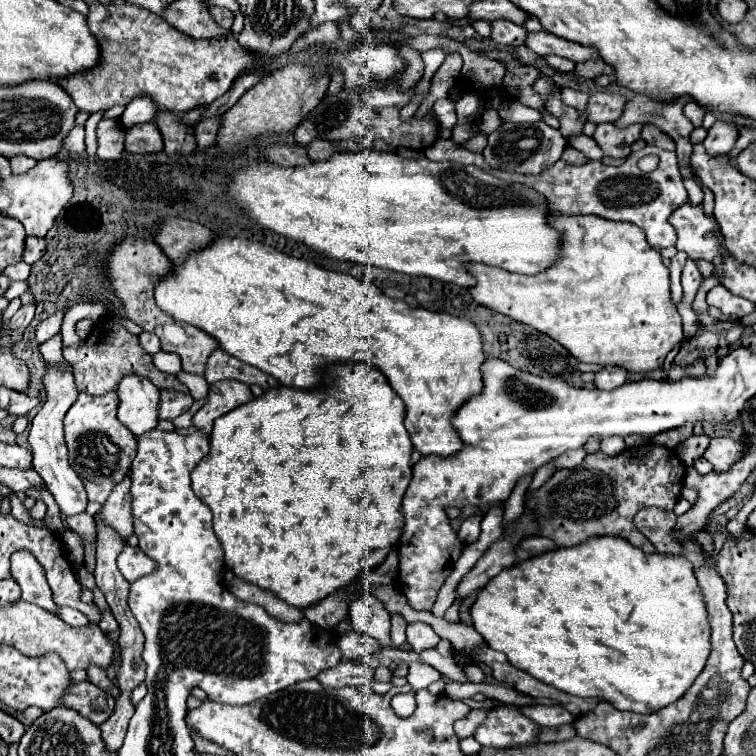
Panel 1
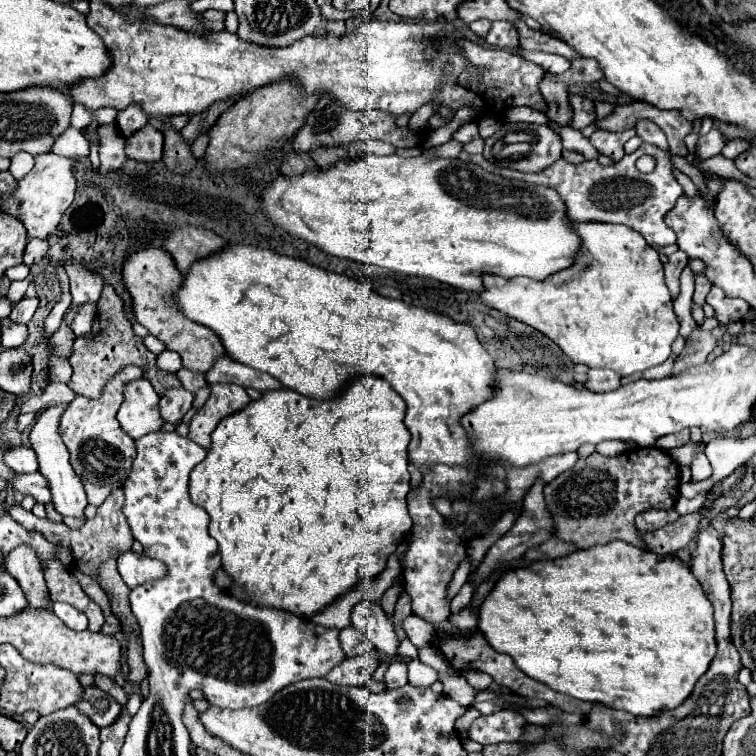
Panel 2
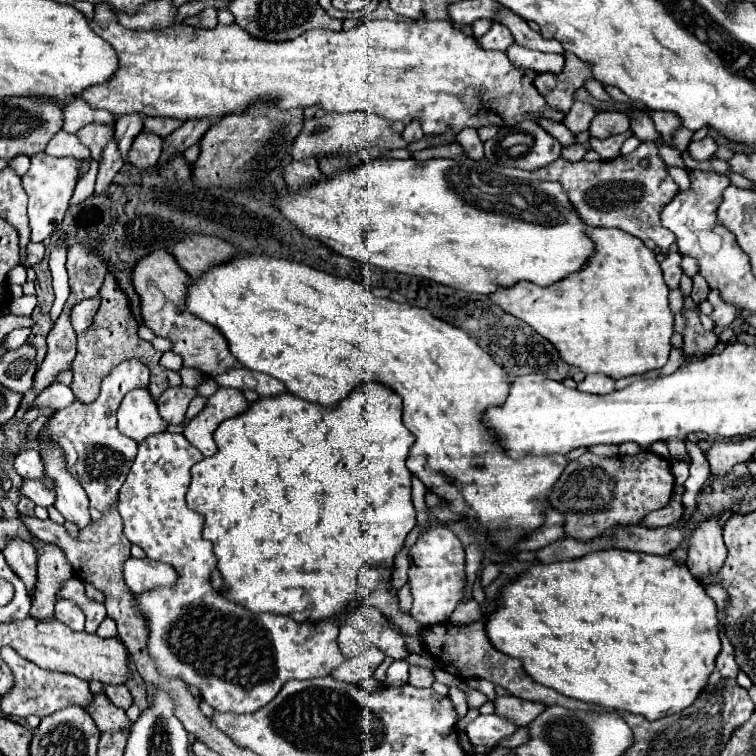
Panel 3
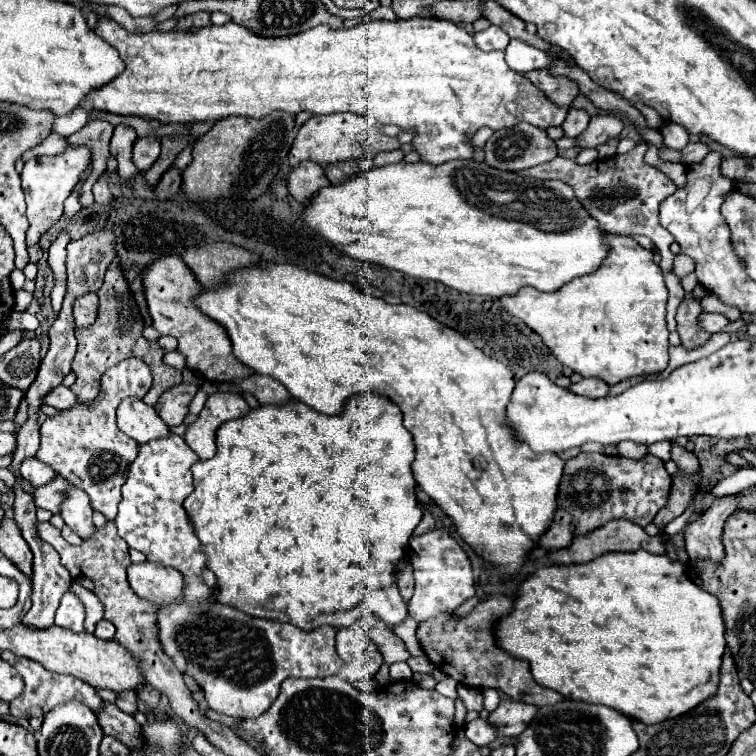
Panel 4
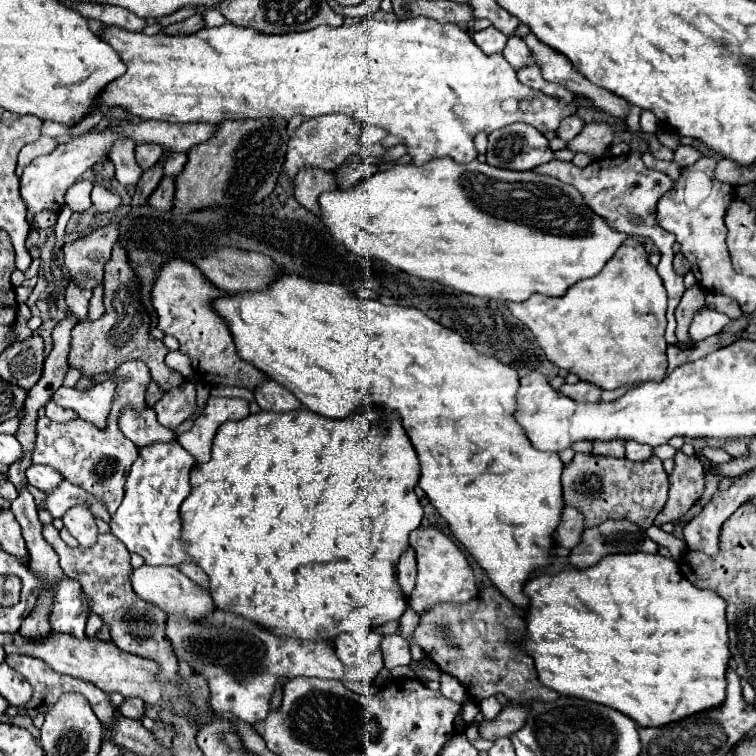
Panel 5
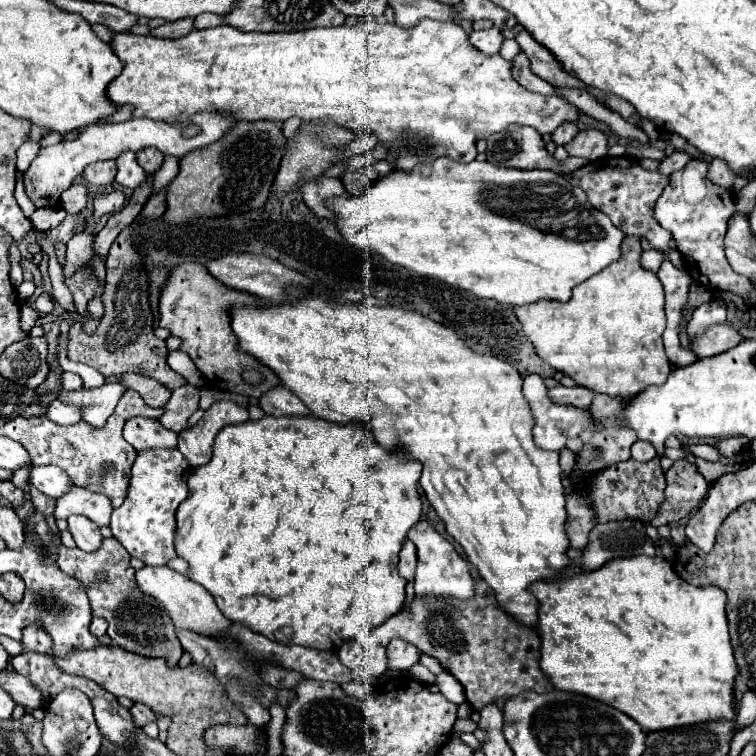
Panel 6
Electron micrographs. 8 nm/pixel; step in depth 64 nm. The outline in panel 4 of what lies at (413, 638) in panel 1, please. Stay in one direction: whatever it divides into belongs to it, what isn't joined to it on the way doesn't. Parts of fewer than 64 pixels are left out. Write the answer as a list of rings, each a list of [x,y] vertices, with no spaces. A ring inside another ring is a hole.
[[[352,396],[344,412],[338,416],[320,414],[306,404],[294,400],[286,406],[258,406],[250,410],[246,416],[224,422],[216,432],[216,454],[206,462],[196,462],[192,466],[194,476],[194,492],[184,500],[184,510],[192,520],[194,534],[200,540],[200,550],[206,554],[206,568],[216,574],[216,588],[212,590],[214,600],[220,604],[228,604],[248,616],[268,618],[276,622],[288,622],[304,632],[312,632],[320,626],[350,628],[362,616],[372,614],[386,622],[388,626],[400,624],[408,610],[396,588],[396,564],[402,556],[408,554],[408,540],[414,528],[422,520],[422,508],[418,508],[418,500],[414,494],[416,480],[412,474],[414,462],[414,440],[408,430],[402,426],[402,412],[396,404],[382,396]]]

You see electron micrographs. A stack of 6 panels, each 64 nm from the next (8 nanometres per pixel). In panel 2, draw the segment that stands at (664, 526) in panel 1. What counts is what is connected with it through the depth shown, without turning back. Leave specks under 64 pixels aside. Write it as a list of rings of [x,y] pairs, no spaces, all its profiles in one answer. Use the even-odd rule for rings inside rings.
[[[670,508],[670,510],[648,510],[648,512],[642,512],[640,516],[636,516],[636,528],[640,532],[652,532],[652,530],[664,528],[666,524],[674,522],[676,518],[680,518],[680,514],[674,508]]]

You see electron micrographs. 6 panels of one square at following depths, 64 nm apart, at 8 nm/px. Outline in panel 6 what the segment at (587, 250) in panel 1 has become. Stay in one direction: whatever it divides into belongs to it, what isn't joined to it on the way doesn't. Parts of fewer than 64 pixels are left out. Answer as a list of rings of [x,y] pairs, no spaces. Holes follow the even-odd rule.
[[[626,236],[622,244],[622,258],[616,264],[604,268],[596,276],[588,278],[572,290],[572,300],[568,304],[558,304],[554,300],[542,300],[536,304],[514,308],[524,334],[534,344],[536,354],[548,362],[554,370],[570,376],[578,386],[588,388],[596,394],[618,396],[622,402],[632,400],[648,386],[662,386],[672,372],[668,356],[664,356],[662,332],[666,326],[664,316],[664,290],[654,272],[640,266],[640,238]]]

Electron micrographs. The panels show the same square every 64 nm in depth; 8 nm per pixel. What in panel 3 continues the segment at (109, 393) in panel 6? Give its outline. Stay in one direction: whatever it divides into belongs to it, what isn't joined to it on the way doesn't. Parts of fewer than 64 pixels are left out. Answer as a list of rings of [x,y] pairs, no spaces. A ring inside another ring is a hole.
[[[60,382],[48,386],[34,402],[32,402],[32,408],[52,408],[52,410],[62,410],[66,406],[70,406],[76,398],[72,396],[72,390]]]

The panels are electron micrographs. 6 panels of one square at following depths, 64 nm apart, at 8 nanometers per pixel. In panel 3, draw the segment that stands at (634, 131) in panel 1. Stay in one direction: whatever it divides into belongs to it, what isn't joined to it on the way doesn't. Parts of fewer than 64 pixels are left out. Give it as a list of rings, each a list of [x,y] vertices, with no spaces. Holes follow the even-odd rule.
[[[624,132],[624,134],[616,134],[616,136],[610,136],[610,138],[604,138],[604,140],[596,140],[592,138],[590,140],[590,148],[594,152],[600,154],[602,160],[612,160],[616,156],[620,156],[620,146],[626,138],[630,138],[632,132]]]

